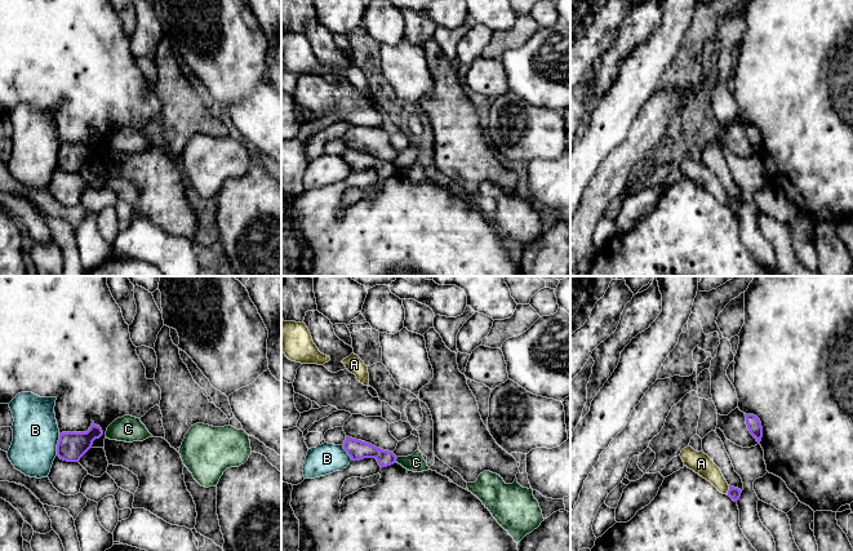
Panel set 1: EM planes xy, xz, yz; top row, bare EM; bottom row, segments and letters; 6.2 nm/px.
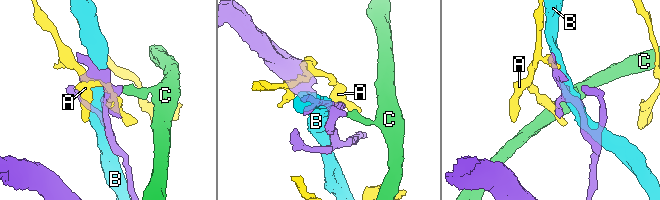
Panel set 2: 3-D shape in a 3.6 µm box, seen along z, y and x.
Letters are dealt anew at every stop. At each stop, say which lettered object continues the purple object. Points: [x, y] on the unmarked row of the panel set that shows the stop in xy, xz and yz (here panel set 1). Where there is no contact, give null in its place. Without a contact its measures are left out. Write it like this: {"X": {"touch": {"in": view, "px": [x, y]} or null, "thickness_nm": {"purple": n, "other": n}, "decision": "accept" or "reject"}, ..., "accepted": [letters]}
{"A": {"touch": {"in": "yz", "px": [728, 201]}, "thickness_nm": {"purple": 80, "other": 140}, "decision": "reject"}, "B": {"touch": {"in": "xy", "px": [57, 155]}, "thickness_nm": {"purple": 180, "other": 280}, "decision": "reject"}, "C": {"touch": {"in": "xz", "px": [396, 169]}, "thickness_nm": {"purple": 120, "other": 120}, "decision": "reject"}, "accepted": []}

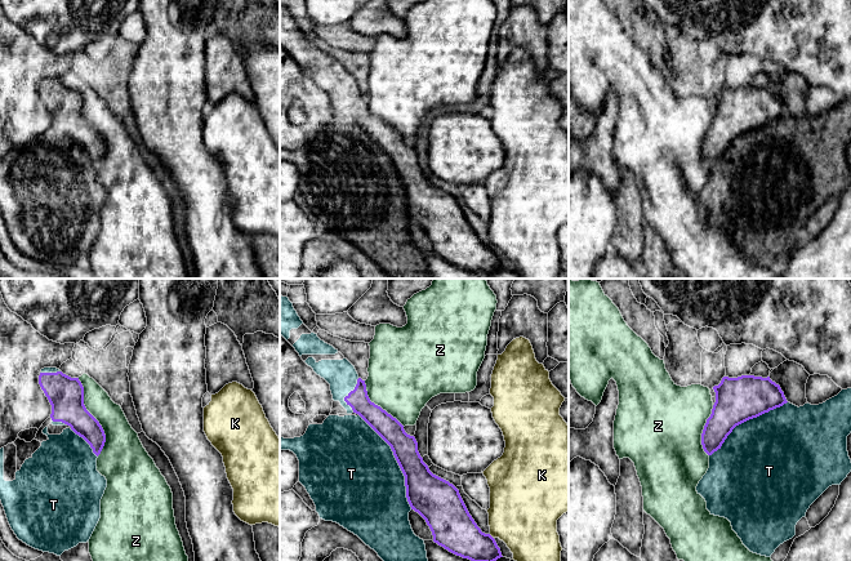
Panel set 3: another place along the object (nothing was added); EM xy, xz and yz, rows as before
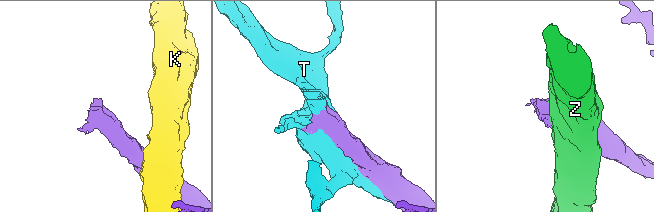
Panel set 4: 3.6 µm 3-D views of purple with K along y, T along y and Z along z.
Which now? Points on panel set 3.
{"K": {"touch": {"in": "xz", "px": [491, 248]}, "thickness_nm": {"purple": 280, "other": 420}, "decision": "reject"}, "T": {"touch": {"in": "xz", "px": [397, 173]}, "thickness_nm": {"purple": 240, "other": 500}, "decision": "accept"}, "Z": {"touch": {"in": "xy", "px": [93, 128]}, "thickness_nm": {"purple": 220, "other": 220}, "decision": "reject"}, "accepted": ["T"]}

